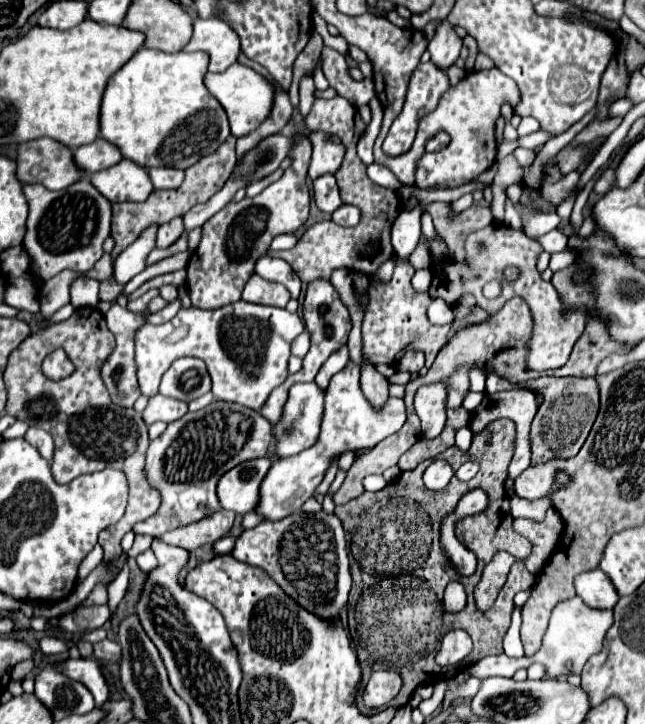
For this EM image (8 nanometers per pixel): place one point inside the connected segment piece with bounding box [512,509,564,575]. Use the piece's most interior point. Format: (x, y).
(544, 535)

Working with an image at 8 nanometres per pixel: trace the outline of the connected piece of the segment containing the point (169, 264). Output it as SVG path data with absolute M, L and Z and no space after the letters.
M182 251L182 253L176 253L172 257L166 257L154 265L148 265L142 273L138 273L126 287L124 287L124 293L132 293L136 291L144 281L156 277L156 275L164 275L164 273L172 273L172 271L178 271L178 269L184 269L186 263L188 263L188 257L190 257L190 251Z

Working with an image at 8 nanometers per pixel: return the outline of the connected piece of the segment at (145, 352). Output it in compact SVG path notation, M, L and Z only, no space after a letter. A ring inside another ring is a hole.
M236 301L220 309L180 309L174 319L164 325L144 325L136 341L138 383L142 395L154 397L166 369L180 357L198 357L206 363L212 377L212 393L216 399L242 403L260 409L270 391L288 377L290 343L304 331L302 319L286 309Z

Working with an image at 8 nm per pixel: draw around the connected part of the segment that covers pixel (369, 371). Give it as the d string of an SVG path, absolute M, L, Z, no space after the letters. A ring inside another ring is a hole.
M362 357L362 371L360 373L362 373L360 385L362 385L366 399L372 405L380 407L388 399L388 379L384 375L380 375L376 371L376 367L366 357Z

